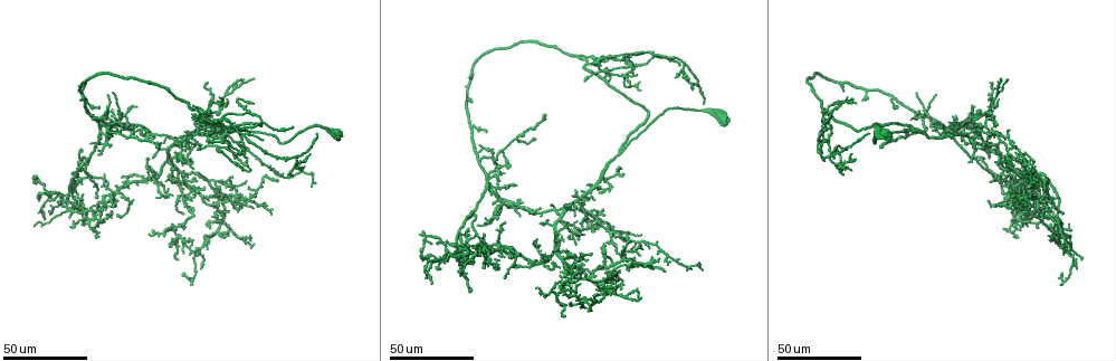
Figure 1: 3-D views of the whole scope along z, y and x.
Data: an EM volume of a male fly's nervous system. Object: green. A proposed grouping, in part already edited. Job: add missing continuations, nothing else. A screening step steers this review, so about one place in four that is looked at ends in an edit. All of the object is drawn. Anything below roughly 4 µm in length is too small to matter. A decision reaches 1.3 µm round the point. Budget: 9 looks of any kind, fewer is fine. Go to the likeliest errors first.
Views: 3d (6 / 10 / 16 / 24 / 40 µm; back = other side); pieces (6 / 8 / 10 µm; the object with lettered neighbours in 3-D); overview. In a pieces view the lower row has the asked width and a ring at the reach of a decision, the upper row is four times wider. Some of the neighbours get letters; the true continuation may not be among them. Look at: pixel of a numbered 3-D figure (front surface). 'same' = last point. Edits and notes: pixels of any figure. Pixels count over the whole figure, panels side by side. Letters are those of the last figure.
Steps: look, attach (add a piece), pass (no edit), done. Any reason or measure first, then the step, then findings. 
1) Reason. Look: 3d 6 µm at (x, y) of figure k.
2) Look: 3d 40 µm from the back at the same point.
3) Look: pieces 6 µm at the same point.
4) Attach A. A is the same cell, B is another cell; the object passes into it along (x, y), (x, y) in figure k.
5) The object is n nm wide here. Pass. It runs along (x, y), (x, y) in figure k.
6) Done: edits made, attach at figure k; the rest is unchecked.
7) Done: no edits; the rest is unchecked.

Free end. Look: 3d 40 µm at (233, 177) of figure 1.

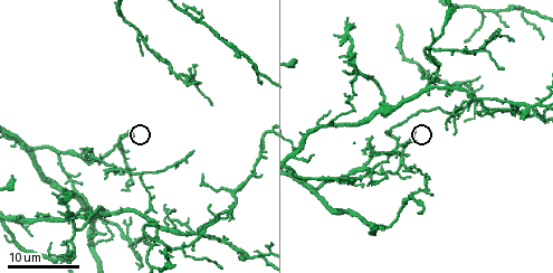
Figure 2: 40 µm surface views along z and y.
See the neighbours. Look: pieces 8 µm at (133, 133) of figure 2.

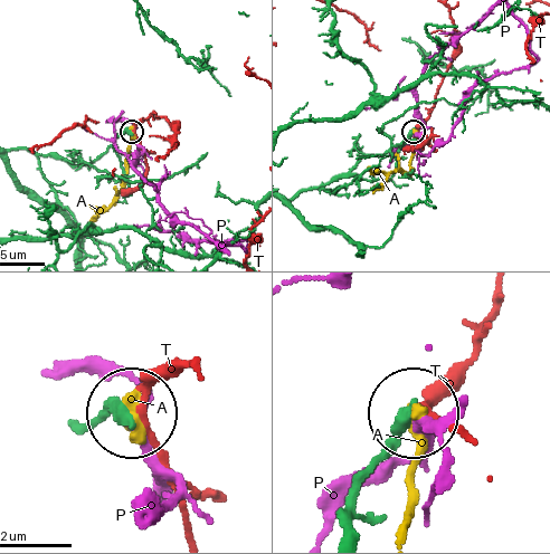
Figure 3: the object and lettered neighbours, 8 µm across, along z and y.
Pass. A, P and T are other cells; it runs along (344, 532), (360, 478), (408, 418) in figure 3; no lettered piece goes on from it.

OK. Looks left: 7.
Free end. Look: 3d 40 µm at (1000, 144) of figure 1.

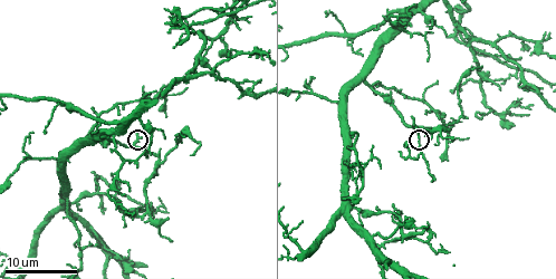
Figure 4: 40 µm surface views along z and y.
Closer look. Look: 3d 10 µm at (137, 134) of figure 4.

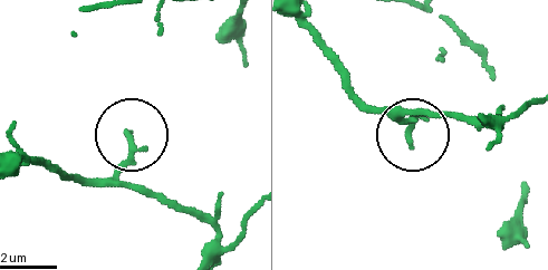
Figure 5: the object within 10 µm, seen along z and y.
Look: pieces 6 µm at (409, 143) of figure 5.

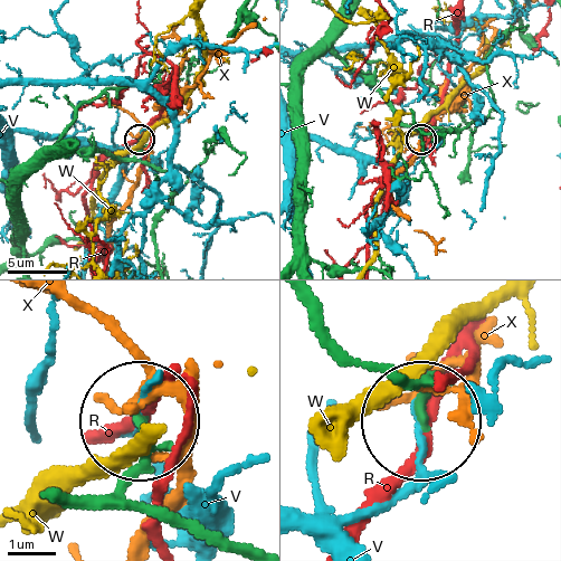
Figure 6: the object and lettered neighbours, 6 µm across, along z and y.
Pass. R, V, W and X are other cells; no lettered piece goes on from it.

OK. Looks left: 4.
Branch stops here. Look: 3d 24 µm at (1056, 227) of figure 1.

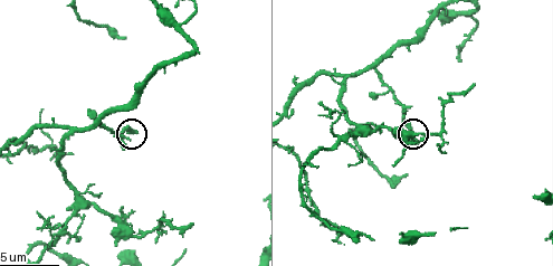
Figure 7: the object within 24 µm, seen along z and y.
Look: 3d 6 µm at (417, 140) of figure 7.

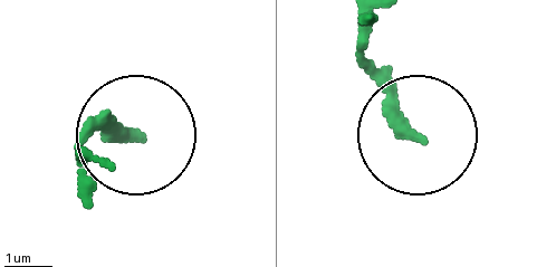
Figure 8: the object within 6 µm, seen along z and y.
See the neighbours. Look: pieces 8 µm at (414, 137) of figure 8.

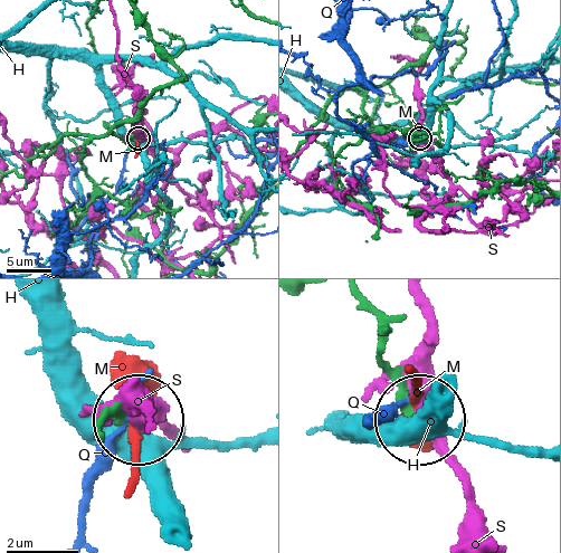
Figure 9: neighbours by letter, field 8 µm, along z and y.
Pass. H, M, Q and S are other cells; no lettered piece goes on from it.

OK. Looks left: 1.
Done: no edits; the rest is unchecked.

